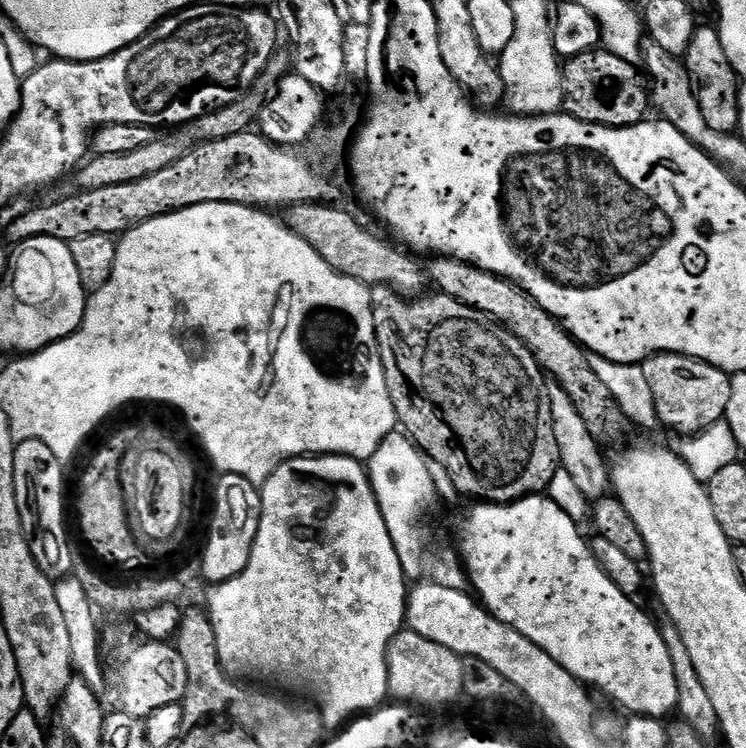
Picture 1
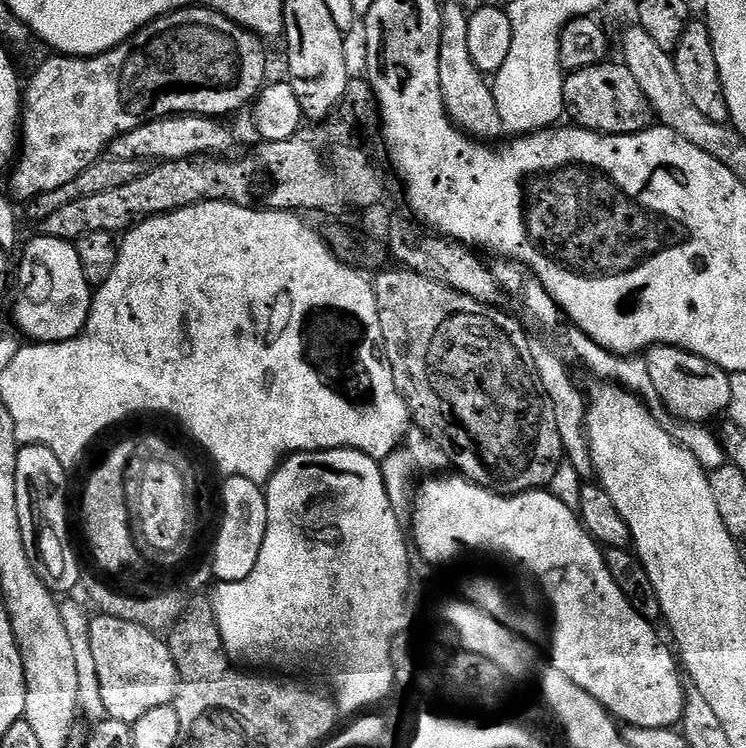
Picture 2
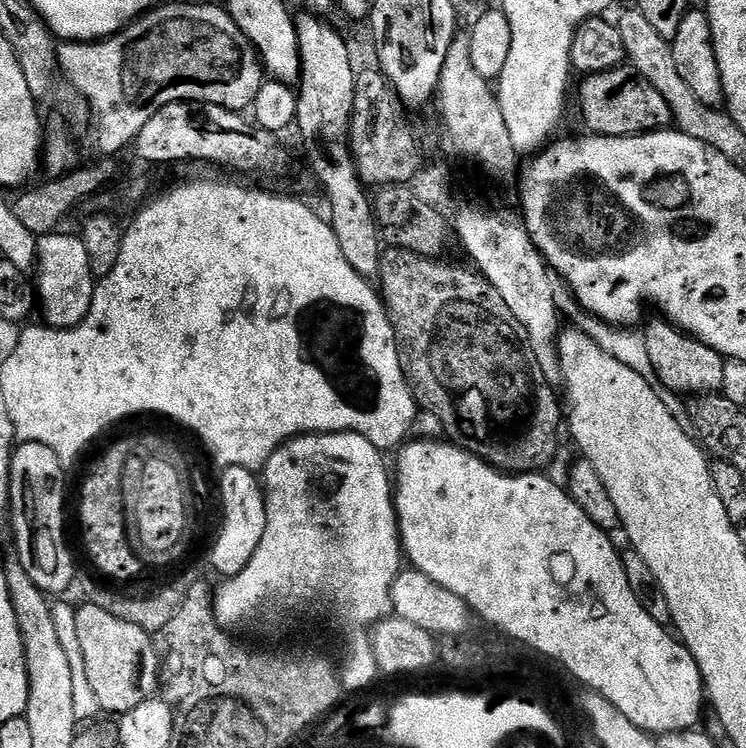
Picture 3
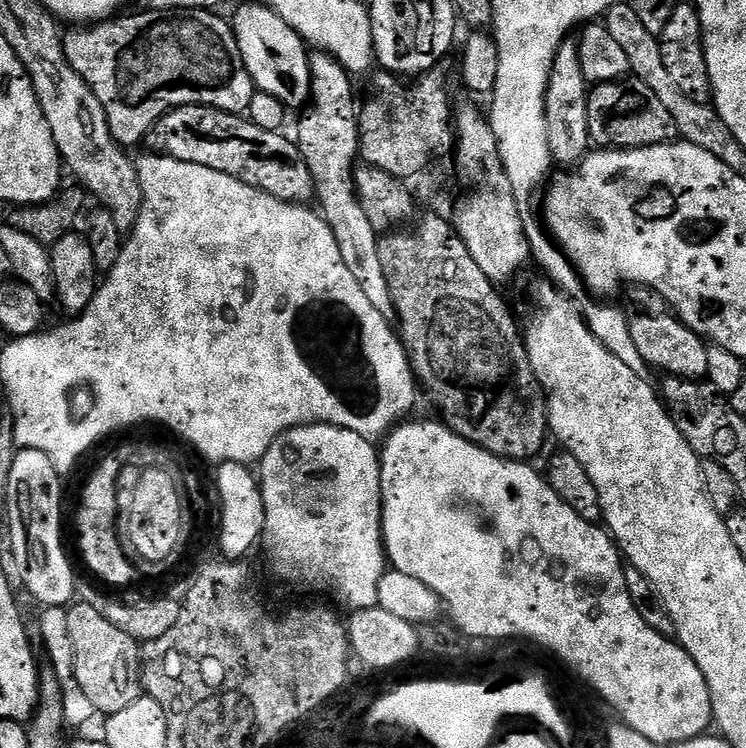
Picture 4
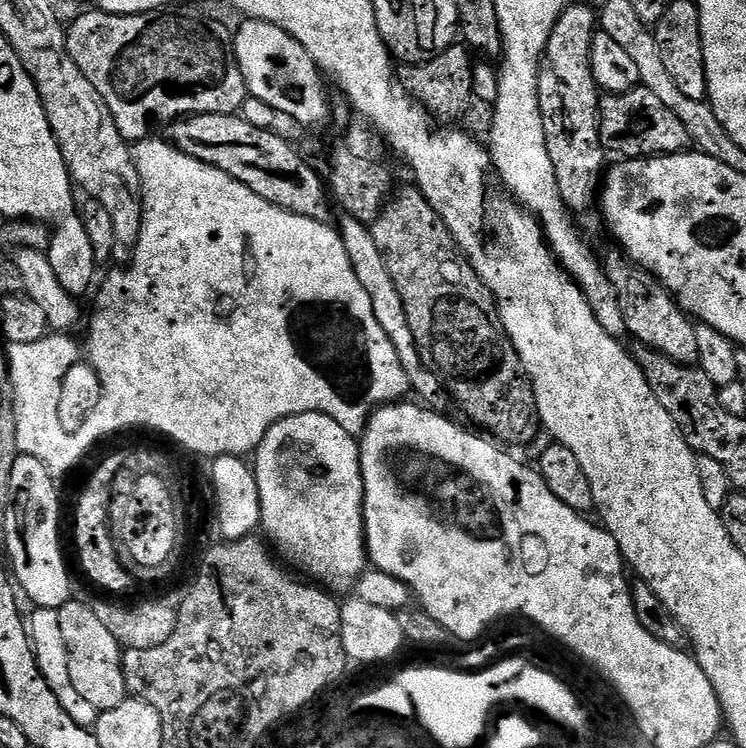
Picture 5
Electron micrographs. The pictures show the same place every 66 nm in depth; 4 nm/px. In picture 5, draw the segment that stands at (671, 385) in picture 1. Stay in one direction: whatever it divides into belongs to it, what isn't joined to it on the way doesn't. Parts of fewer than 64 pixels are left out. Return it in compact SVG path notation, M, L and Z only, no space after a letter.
M616 250L608 257L605 255L602 263L606 278L610 278L610 286L618 290L618 303L622 306L622 316L626 318L628 336L637 336L635 339L639 343L658 350L658 354L664 354L674 362L689 366L698 365L696 324L688 313L682 311L676 299L665 290L664 283Z

